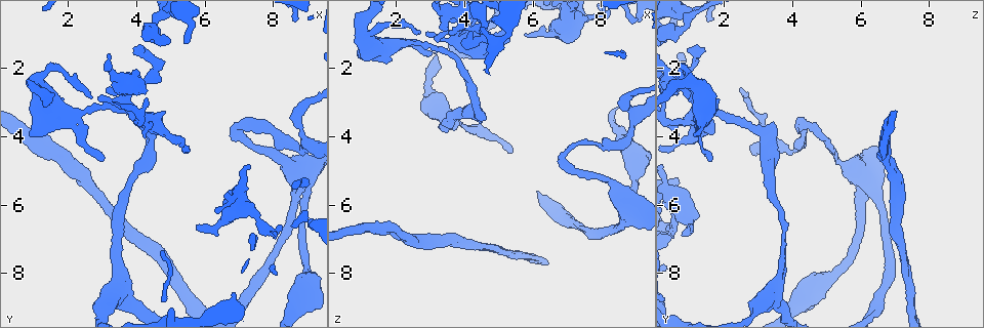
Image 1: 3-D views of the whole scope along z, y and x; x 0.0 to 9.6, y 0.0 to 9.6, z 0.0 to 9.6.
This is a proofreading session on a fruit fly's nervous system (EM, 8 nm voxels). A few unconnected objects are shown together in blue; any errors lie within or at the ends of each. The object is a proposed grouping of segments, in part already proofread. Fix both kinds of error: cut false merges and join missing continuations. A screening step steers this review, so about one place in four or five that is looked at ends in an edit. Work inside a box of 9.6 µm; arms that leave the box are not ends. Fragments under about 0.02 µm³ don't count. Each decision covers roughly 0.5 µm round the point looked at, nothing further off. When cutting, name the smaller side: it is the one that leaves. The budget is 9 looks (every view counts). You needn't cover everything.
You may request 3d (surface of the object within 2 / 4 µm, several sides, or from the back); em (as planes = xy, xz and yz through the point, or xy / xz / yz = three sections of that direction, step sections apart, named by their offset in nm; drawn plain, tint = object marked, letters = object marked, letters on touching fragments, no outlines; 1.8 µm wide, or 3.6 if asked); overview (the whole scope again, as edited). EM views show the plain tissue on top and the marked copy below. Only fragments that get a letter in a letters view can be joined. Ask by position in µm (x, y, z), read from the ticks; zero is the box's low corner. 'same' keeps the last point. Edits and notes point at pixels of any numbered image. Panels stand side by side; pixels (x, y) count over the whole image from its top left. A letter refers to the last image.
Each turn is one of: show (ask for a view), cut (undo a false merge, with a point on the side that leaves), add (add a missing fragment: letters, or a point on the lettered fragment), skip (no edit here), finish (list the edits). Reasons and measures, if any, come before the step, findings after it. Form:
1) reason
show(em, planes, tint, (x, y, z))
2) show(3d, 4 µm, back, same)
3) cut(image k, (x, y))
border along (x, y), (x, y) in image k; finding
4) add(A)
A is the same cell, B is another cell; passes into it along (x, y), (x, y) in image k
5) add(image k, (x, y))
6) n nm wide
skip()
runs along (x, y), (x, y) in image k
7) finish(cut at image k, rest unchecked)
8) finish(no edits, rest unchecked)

thick turns thin
show(3d, 4 µm, back, (8.95, 8.15, 5.00))

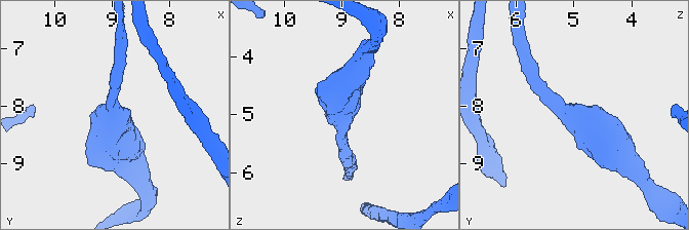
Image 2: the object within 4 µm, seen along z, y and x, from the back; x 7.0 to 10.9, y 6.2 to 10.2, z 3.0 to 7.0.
show(em, 3.6 µm, xz, step 4, tint, (9.00, 8.15, 5.00))

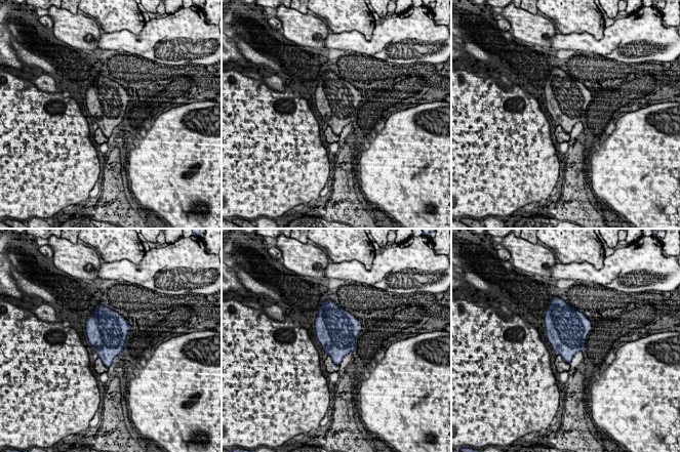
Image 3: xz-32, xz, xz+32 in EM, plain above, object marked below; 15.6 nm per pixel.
cut it another way
show(em, 3.6 µm, planes, letters, same)

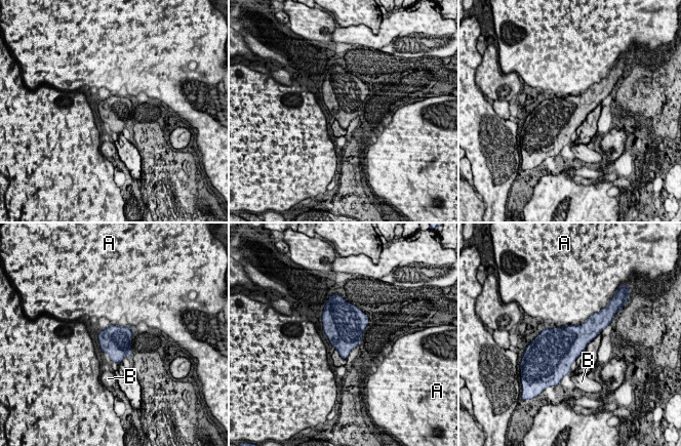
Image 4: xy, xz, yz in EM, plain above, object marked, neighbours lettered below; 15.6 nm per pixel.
480 nm wide; A touches over 260 nm
skip()
A and B are other cells; all the same neuron

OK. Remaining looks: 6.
free end
show(3d, 4 µm, (5.85, 6.65, 1.00))

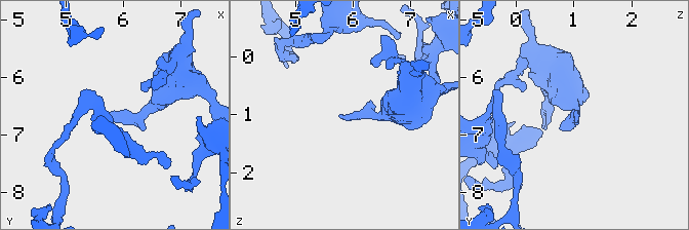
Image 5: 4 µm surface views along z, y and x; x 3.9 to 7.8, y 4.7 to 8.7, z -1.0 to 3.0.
shape alone is not enough
show(em, planes, letters, (5.80, 6.70, 0.95))

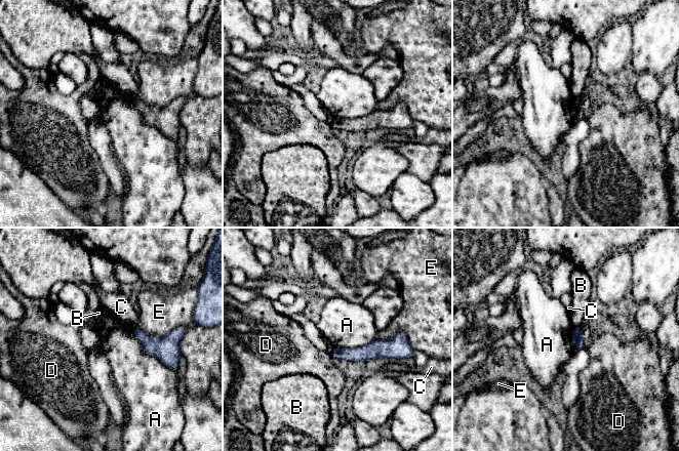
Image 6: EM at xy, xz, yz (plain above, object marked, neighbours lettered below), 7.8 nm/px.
skip()
A, B, C, D and E are other cells; runs along (399, 337), (370, 352), (333, 351) in image 6; no lettered fragment goes on from it

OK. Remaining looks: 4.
tapers out
show(em, yz, step 8, tint, (4.20, 1.50, 1.00))

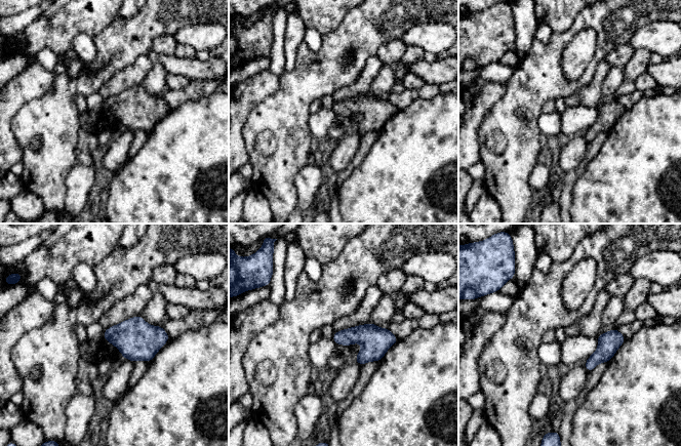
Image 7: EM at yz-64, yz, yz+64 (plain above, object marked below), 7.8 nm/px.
see the neighbours
show(em, yz, step 8, letters, same)

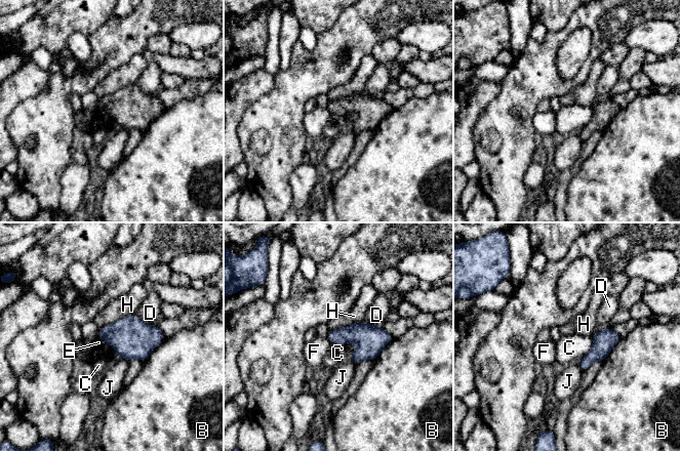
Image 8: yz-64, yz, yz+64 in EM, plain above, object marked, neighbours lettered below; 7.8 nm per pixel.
150 nm wide; H touches over 320 nm
skip()
B, C, D, E, F, H and J are other cells; no lettered fragment goes on from it

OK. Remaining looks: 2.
looks like a crossing
show(em, xy, step 4, letters, (3.80, 3.25, 1.50))

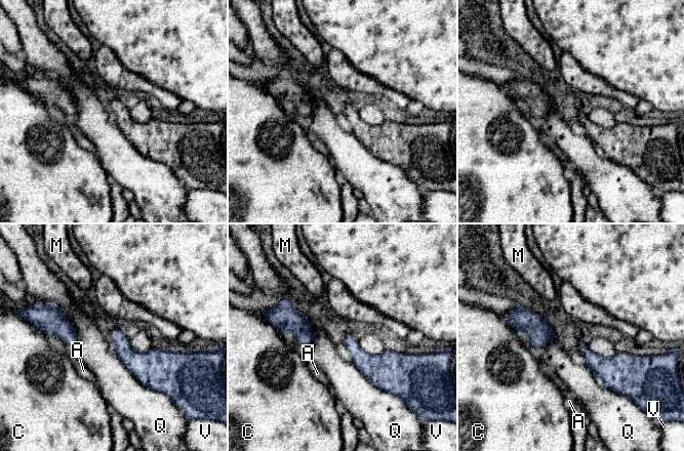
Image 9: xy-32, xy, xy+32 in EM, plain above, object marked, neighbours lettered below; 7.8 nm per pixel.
skip()
A, C, M, Q and V are other cells; one neuron here

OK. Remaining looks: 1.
finish(no edits, rest unchecked)

